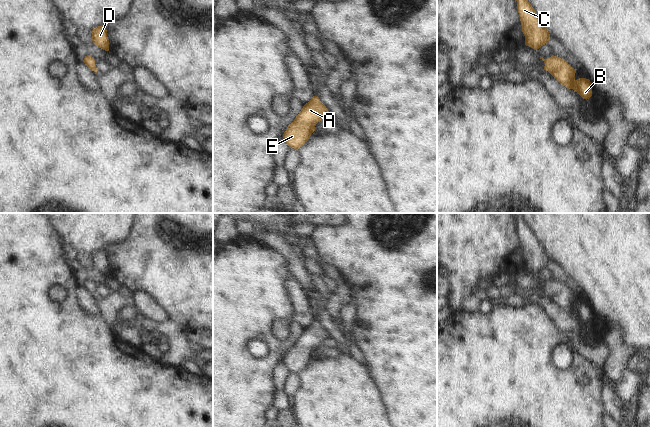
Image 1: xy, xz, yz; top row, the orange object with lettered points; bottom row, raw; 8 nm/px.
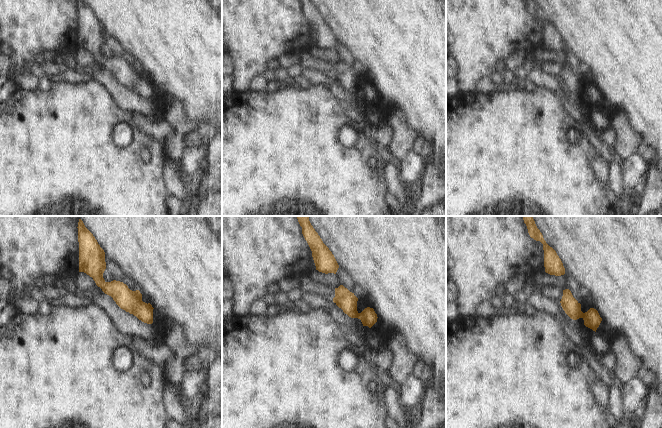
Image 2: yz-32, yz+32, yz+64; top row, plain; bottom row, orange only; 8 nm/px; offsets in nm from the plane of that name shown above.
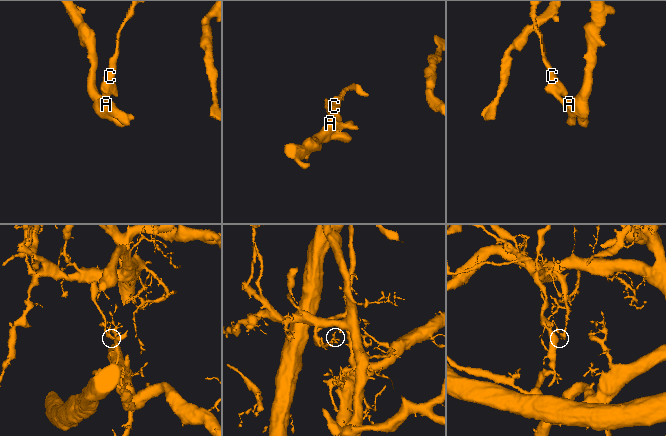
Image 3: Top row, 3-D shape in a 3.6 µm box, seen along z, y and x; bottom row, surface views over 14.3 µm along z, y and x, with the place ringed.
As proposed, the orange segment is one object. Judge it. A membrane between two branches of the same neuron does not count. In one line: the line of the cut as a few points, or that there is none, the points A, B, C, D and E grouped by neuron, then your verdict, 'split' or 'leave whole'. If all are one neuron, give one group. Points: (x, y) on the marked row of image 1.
cut none; groups A B C D E; leave whole

